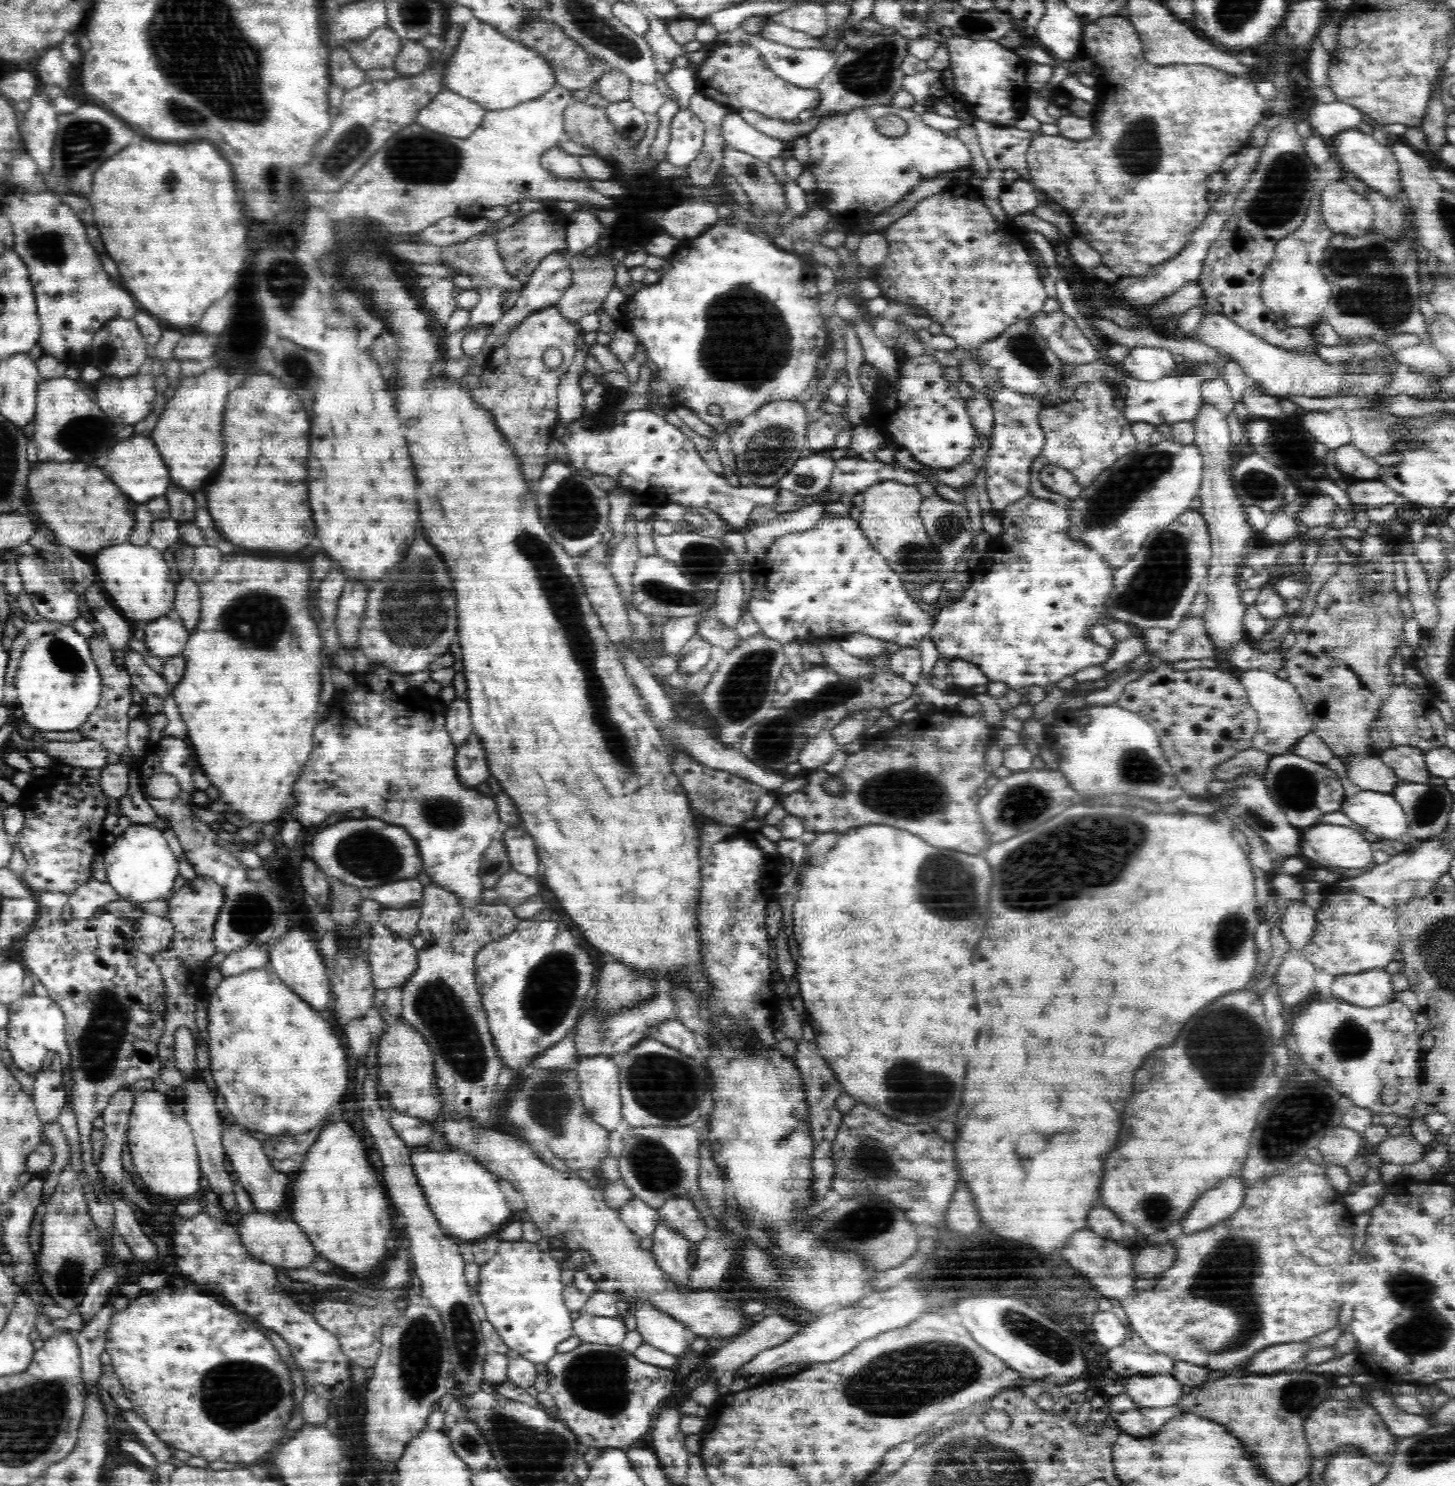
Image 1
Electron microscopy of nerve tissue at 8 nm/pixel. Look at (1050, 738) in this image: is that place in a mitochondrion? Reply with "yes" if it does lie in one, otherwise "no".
no

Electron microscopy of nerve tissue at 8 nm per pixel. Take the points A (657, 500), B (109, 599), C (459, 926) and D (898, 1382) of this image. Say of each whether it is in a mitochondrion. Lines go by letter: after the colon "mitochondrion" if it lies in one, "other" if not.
A: other
B: other
C: mitochondrion
D: mitochondrion

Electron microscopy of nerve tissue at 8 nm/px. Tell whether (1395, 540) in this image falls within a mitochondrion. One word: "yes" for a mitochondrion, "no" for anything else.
no

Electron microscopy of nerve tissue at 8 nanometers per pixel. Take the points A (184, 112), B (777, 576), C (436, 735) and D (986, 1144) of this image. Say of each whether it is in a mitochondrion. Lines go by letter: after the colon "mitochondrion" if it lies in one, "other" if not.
A: mitochondrion
B: other
C: other
D: other

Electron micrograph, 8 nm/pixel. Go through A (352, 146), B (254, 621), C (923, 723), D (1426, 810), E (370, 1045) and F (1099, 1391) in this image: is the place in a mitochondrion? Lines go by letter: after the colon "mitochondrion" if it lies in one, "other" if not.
A: mitochondrion
B: mitochondrion
C: other
D: mitochondrion
E: other
F: other

